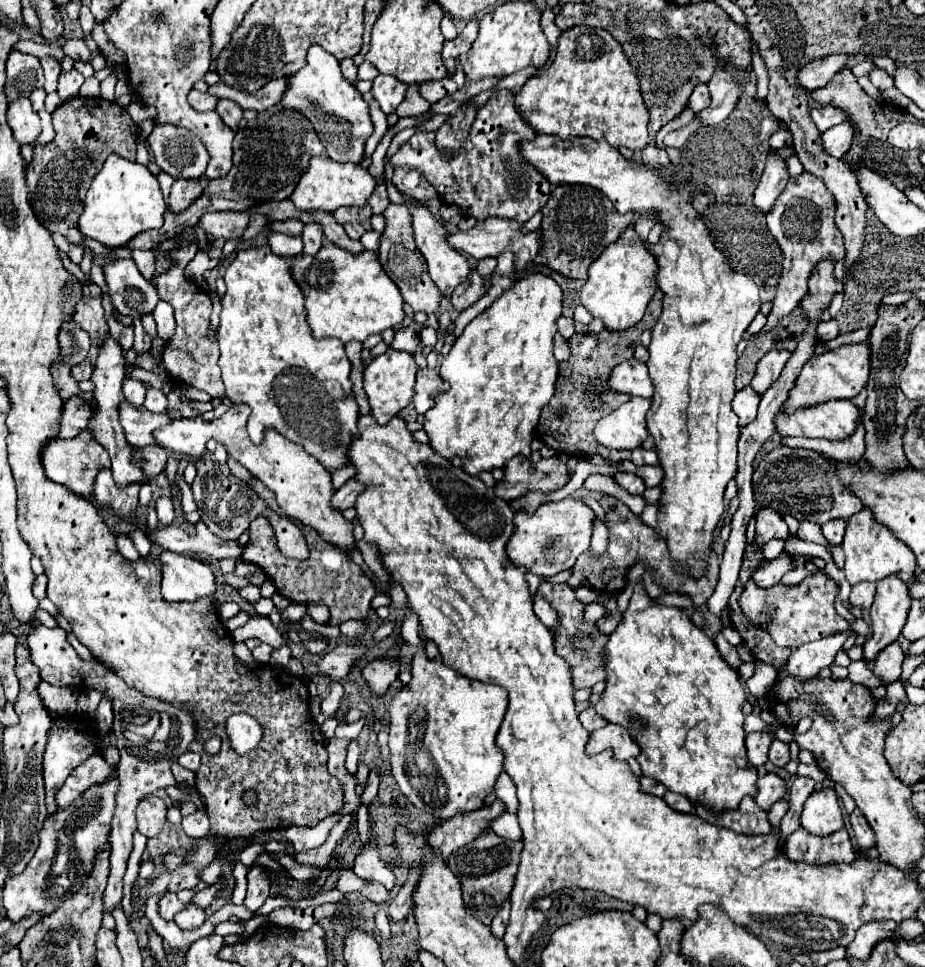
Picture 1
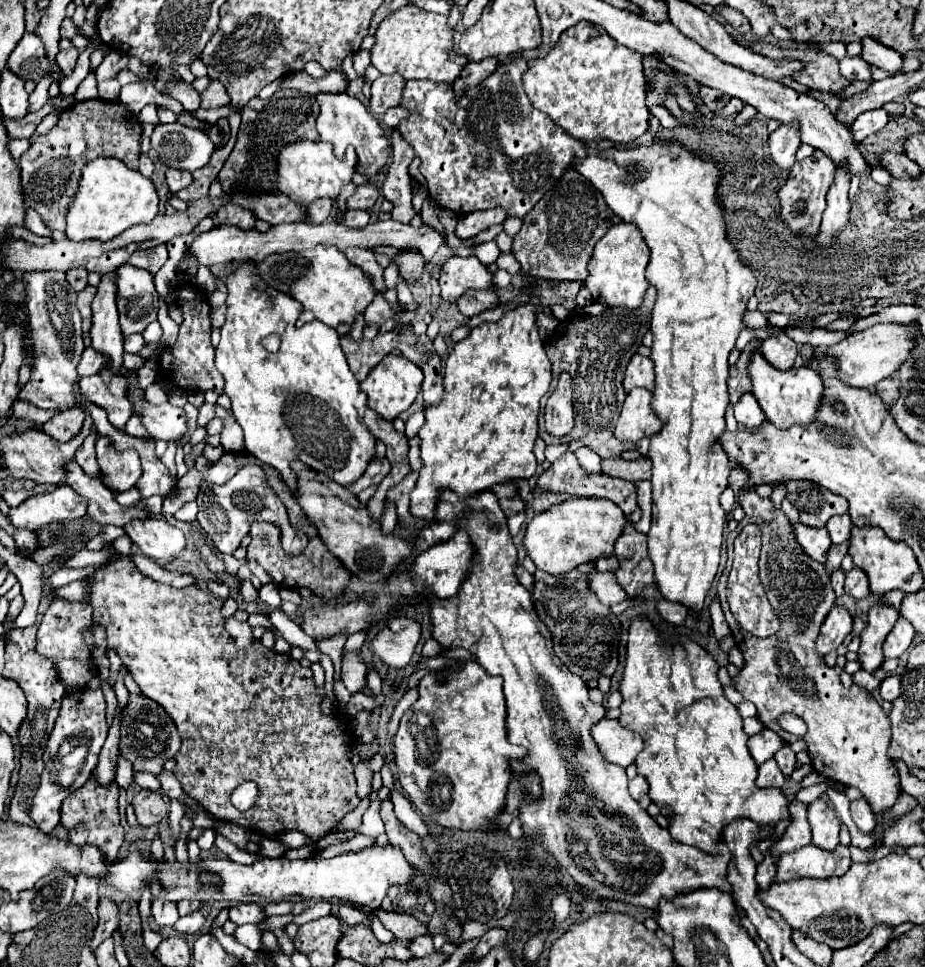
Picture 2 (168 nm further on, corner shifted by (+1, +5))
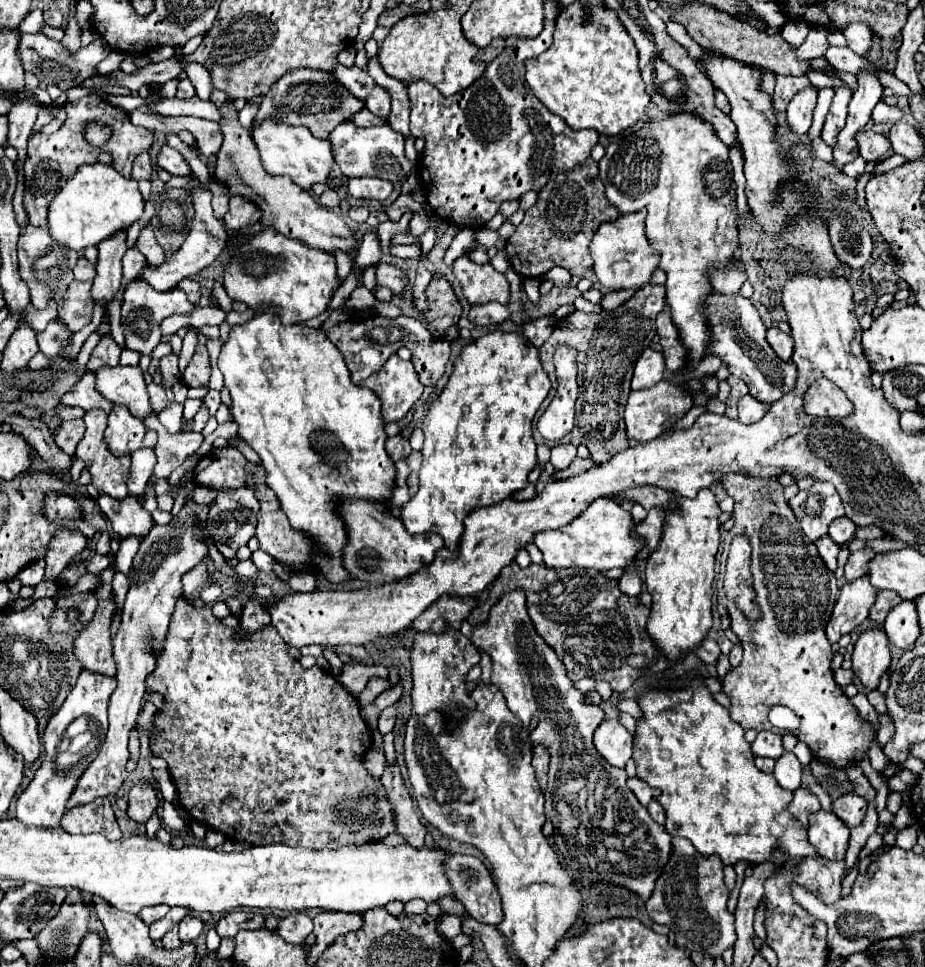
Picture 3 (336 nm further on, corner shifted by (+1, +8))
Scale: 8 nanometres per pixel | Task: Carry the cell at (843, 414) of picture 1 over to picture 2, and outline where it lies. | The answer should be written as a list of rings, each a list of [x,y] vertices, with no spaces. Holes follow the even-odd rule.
[[[756,351],[750,359],[750,379],[752,379],[752,393],[758,399],[762,411],[766,413],[768,421],[774,423],[778,429],[786,431],[794,425],[808,425],[814,421],[820,405],[822,405],[822,393],[824,393],[824,383],[812,367],[806,365],[796,365],[788,371],[778,371],[774,369],[760,351]]]

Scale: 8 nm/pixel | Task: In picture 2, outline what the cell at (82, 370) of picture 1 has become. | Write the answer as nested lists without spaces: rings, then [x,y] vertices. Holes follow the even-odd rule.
[[[86,347],[86,351],[82,353],[82,359],[80,359],[80,365],[78,365],[78,375],[80,377],[96,375],[100,371],[100,367],[104,365],[102,357],[104,357],[102,353],[96,353],[92,347]]]

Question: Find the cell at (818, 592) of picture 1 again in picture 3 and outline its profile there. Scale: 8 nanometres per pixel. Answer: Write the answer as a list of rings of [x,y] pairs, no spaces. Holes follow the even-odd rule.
[[[736,536],[732,540],[728,560],[726,560],[726,574],[724,574],[724,590],[730,600],[748,616],[758,618],[758,608],[754,602],[752,590],[752,572],[750,572],[750,542],[746,536]]]

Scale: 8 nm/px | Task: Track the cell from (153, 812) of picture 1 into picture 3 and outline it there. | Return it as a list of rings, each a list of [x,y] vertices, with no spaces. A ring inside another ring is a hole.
[[[132,786],[128,792],[128,816],[144,824],[160,806],[158,794],[150,786]]]

